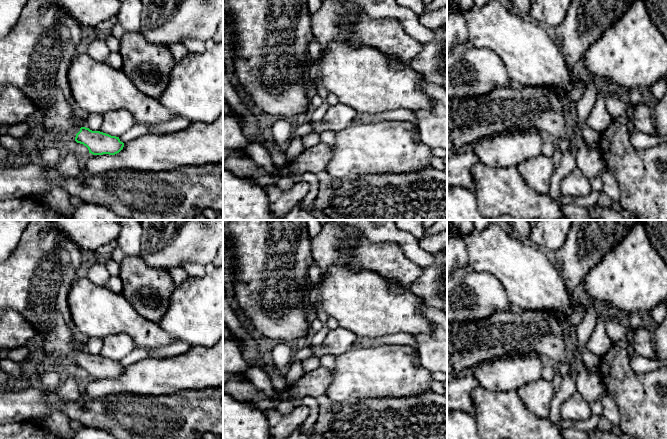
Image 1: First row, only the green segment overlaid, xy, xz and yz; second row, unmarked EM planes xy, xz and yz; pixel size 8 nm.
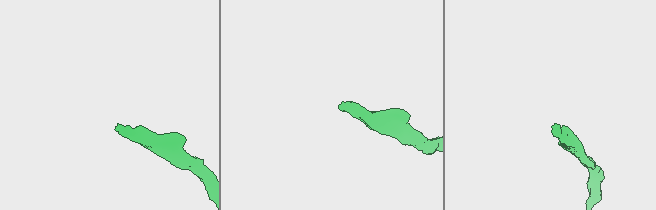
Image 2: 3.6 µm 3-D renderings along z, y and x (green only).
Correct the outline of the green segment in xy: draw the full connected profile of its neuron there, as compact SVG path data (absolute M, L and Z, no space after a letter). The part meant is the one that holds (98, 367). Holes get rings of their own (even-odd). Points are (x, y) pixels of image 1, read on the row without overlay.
M31 220L20 238L18 247L8 259L0 263L0 313L15 311L22 315L35 329L46 355L59 361L74 363L77 367L86 370L89 377L93 379L115 379L124 371L124 367L120 365L119 361L100 355L92 355L86 351L80 352L73 339L75 327L68 304L68 294L81 265L82 249L61 234L53 226L52 220Z

